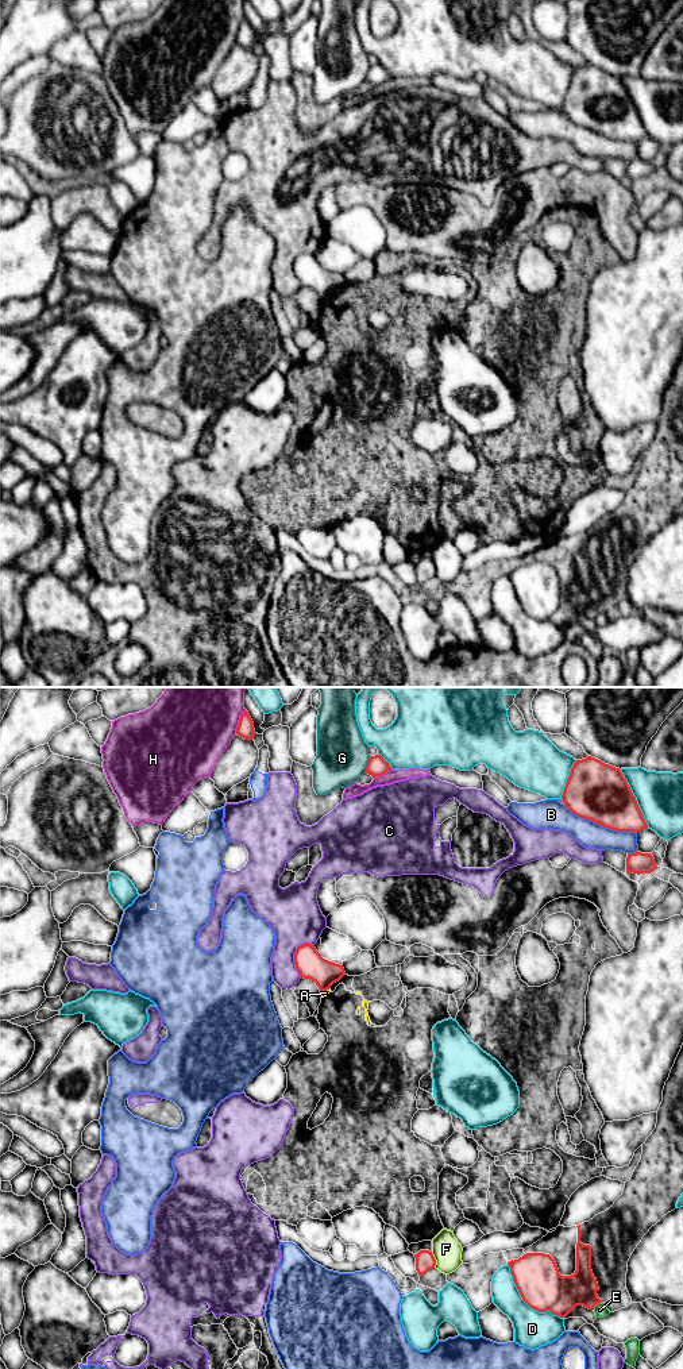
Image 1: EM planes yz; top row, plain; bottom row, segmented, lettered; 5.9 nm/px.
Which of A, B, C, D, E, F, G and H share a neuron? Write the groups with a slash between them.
A / B / C / D / E / F / G / H

